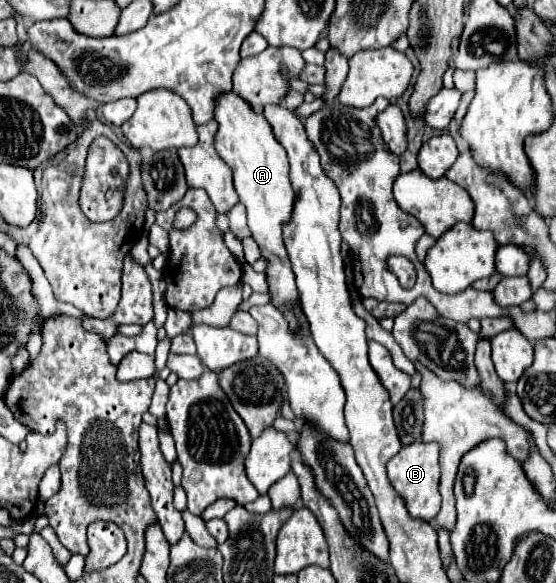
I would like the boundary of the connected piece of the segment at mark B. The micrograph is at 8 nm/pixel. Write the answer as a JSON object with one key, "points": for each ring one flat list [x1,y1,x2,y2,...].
{"points":[[410,443,410,447,402,447,400,453,396,453,388,461,388,477,394,485,394,489,406,499,406,507,412,517,424,519,424,521,434,521,440,509,440,493,438,493,438,453,440,447,438,443]]}

